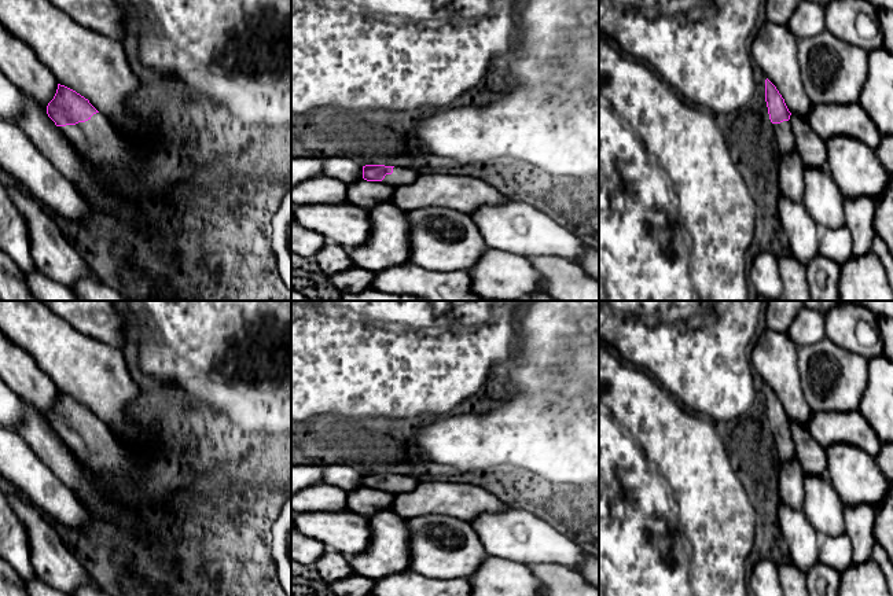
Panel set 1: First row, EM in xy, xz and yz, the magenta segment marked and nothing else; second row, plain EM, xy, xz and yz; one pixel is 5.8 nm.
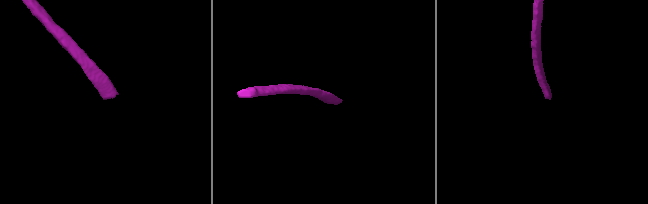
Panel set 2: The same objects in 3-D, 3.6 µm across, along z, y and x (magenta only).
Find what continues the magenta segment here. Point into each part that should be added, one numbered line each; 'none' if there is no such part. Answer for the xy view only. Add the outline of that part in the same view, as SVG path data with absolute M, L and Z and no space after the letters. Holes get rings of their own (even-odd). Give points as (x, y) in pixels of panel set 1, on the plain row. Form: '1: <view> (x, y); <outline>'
1: xy (95, 446); M102 420L93 422L85 430L59 434L59 437L82 464L98 474L128 481L131 474L142 467L137 457L132 457L117 442L113 431Z

